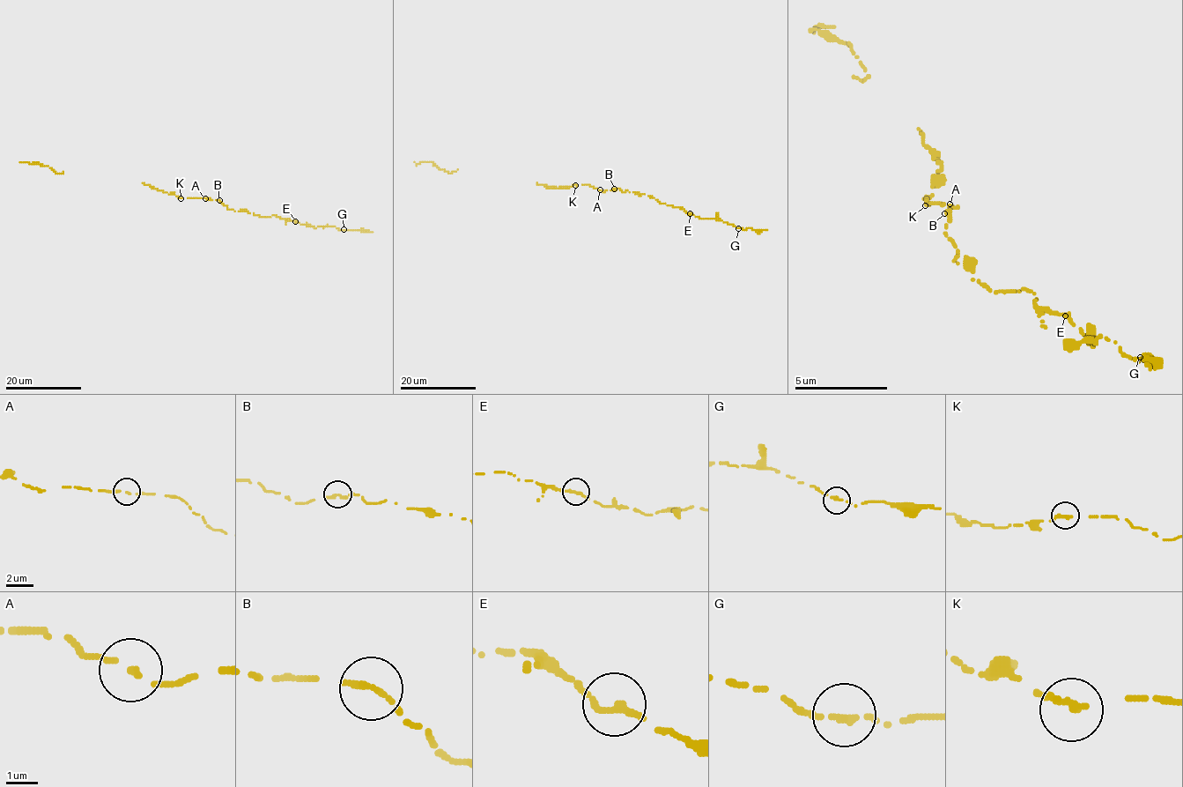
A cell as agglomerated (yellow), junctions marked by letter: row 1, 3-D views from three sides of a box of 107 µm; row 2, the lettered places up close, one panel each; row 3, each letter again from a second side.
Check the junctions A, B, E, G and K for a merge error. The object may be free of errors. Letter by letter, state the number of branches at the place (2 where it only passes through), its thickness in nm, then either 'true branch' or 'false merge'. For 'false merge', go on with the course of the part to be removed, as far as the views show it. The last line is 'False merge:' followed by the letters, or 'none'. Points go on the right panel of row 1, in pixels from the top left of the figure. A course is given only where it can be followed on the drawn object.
A: branches 2; calibre 140 nm; true branch
B: branches 1; calibre 300 nm; true branch
E: branches 1; calibre 280 nm; true branch
G: branches 2; calibre 190 nm; true branch
K: branches 1; calibre 320 nm; true branch
False merge: none

